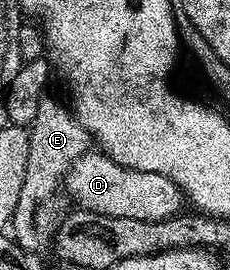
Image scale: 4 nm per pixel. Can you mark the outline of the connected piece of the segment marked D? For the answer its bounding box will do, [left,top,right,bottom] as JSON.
[65,152,185,222]

